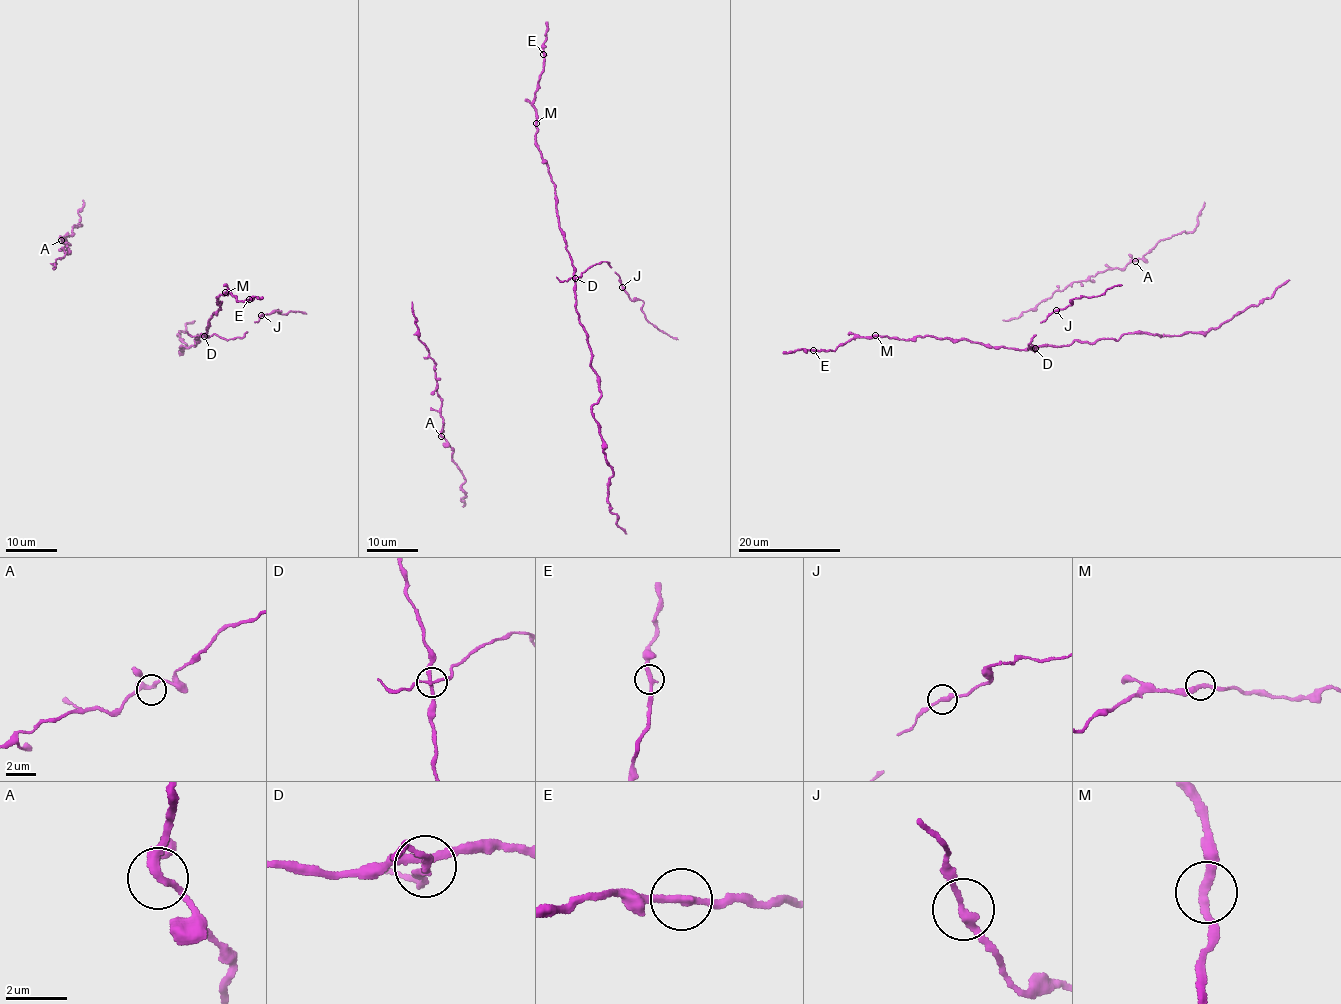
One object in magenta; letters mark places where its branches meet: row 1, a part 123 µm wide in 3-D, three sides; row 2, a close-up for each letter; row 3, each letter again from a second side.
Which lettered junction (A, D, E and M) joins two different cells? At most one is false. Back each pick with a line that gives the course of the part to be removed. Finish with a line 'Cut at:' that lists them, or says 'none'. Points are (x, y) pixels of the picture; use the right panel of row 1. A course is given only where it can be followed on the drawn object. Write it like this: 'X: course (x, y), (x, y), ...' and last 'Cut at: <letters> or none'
Cut at: none

